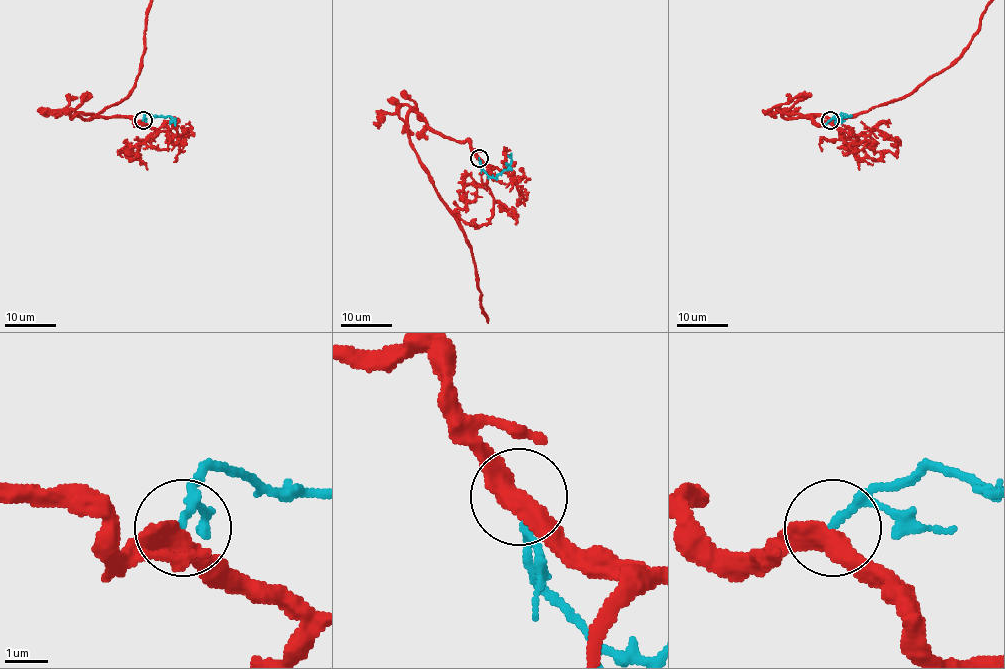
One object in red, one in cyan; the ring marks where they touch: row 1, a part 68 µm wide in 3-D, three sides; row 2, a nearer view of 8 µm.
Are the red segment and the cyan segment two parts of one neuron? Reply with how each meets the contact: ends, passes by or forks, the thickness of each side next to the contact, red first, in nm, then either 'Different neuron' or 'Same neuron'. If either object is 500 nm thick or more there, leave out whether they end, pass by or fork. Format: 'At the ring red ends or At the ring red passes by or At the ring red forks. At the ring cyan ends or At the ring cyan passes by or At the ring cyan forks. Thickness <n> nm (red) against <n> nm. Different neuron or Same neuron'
At the ring red passes by. At the ring cyan ends. Thickness 440 nm (red) against 190 nm. Different neuron

